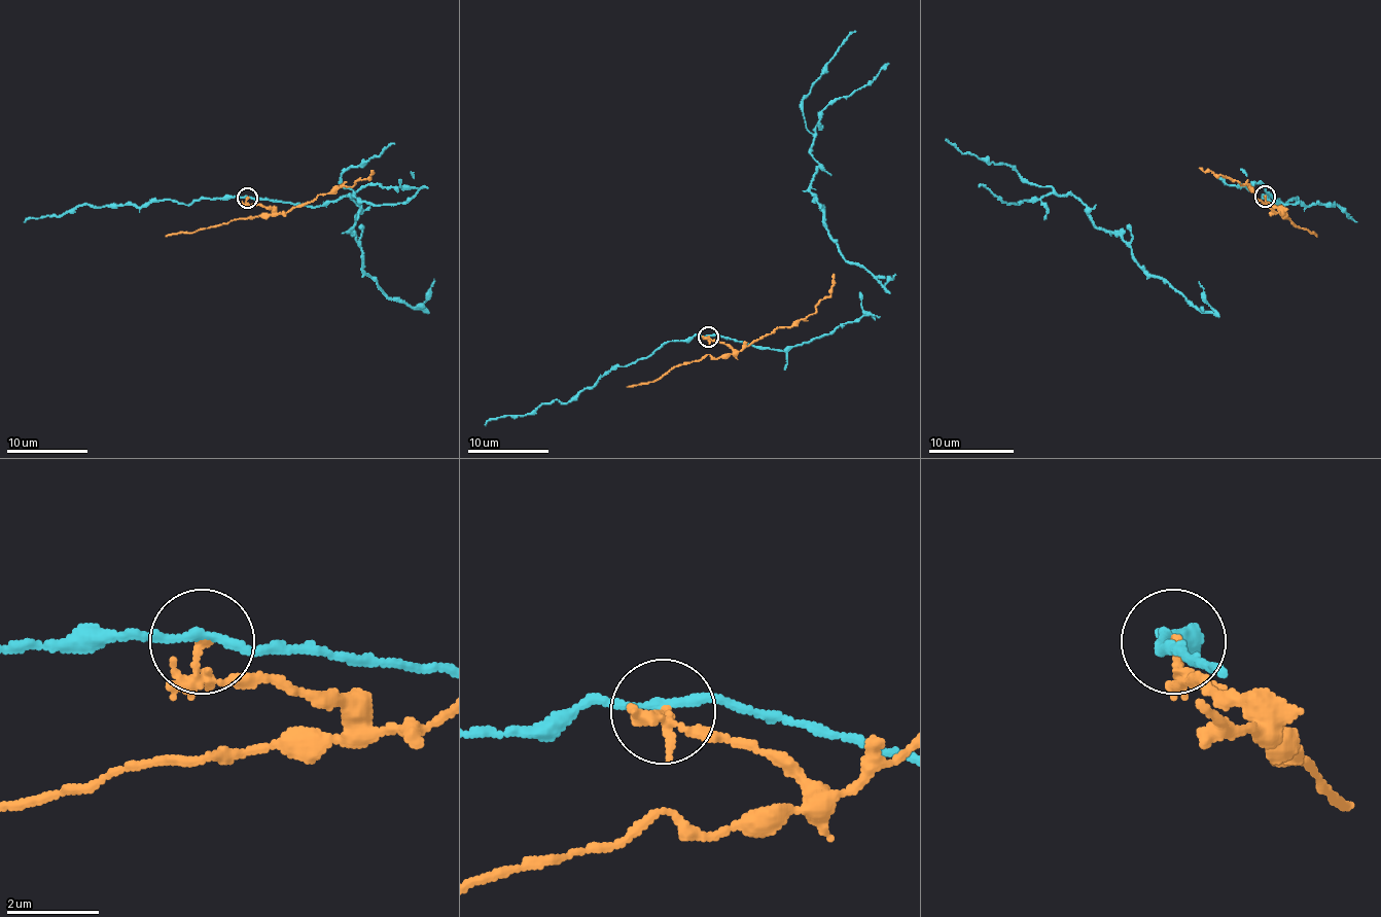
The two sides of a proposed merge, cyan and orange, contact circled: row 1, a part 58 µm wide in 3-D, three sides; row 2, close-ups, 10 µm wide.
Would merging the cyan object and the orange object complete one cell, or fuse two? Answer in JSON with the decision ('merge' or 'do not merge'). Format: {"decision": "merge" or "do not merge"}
{"decision": "do not merge"}

